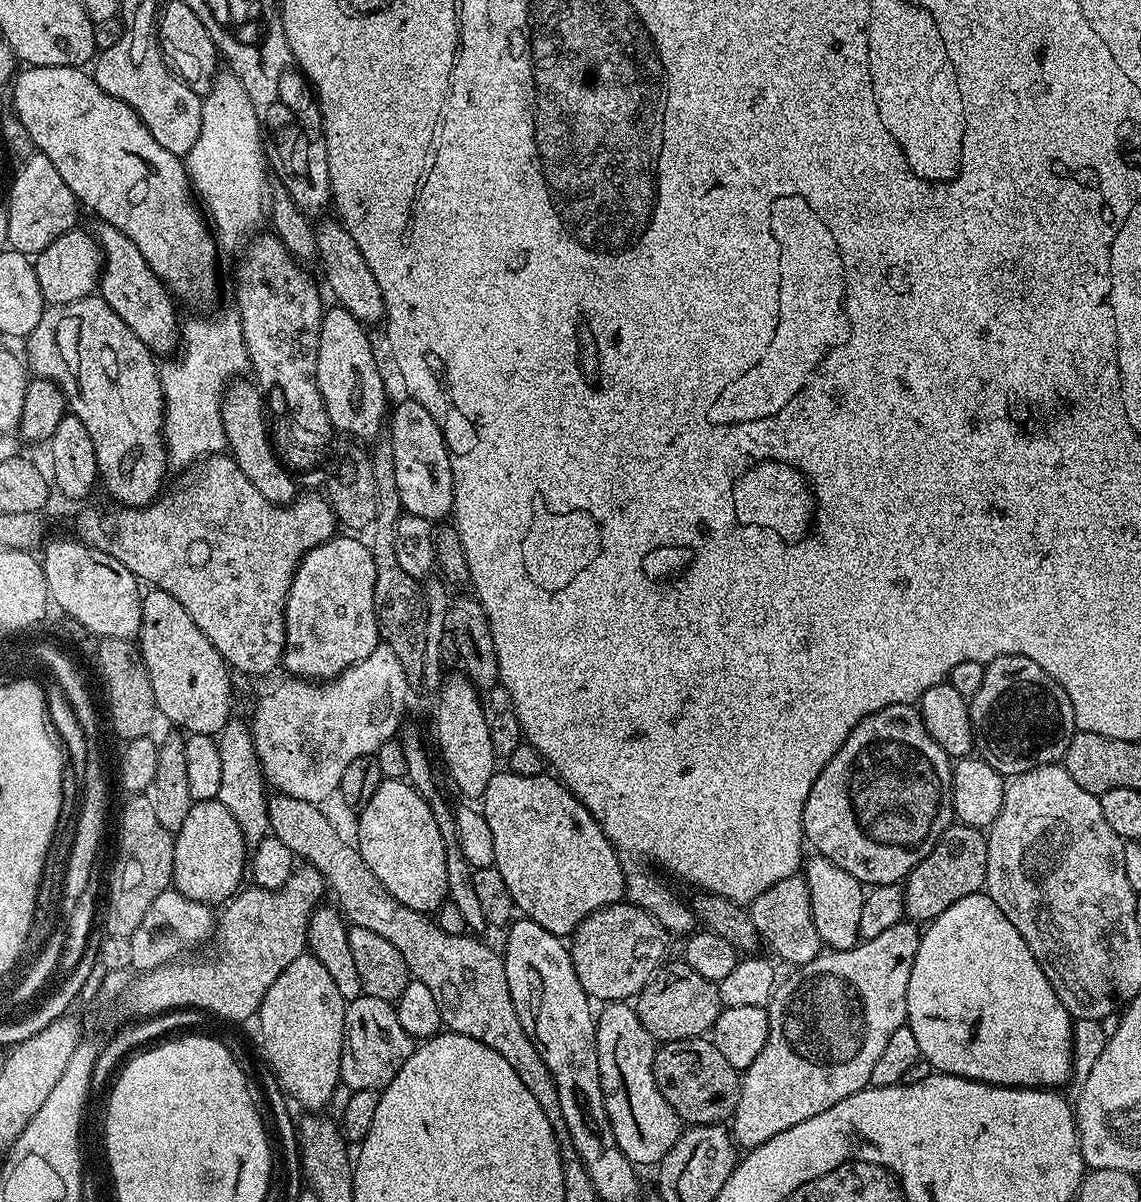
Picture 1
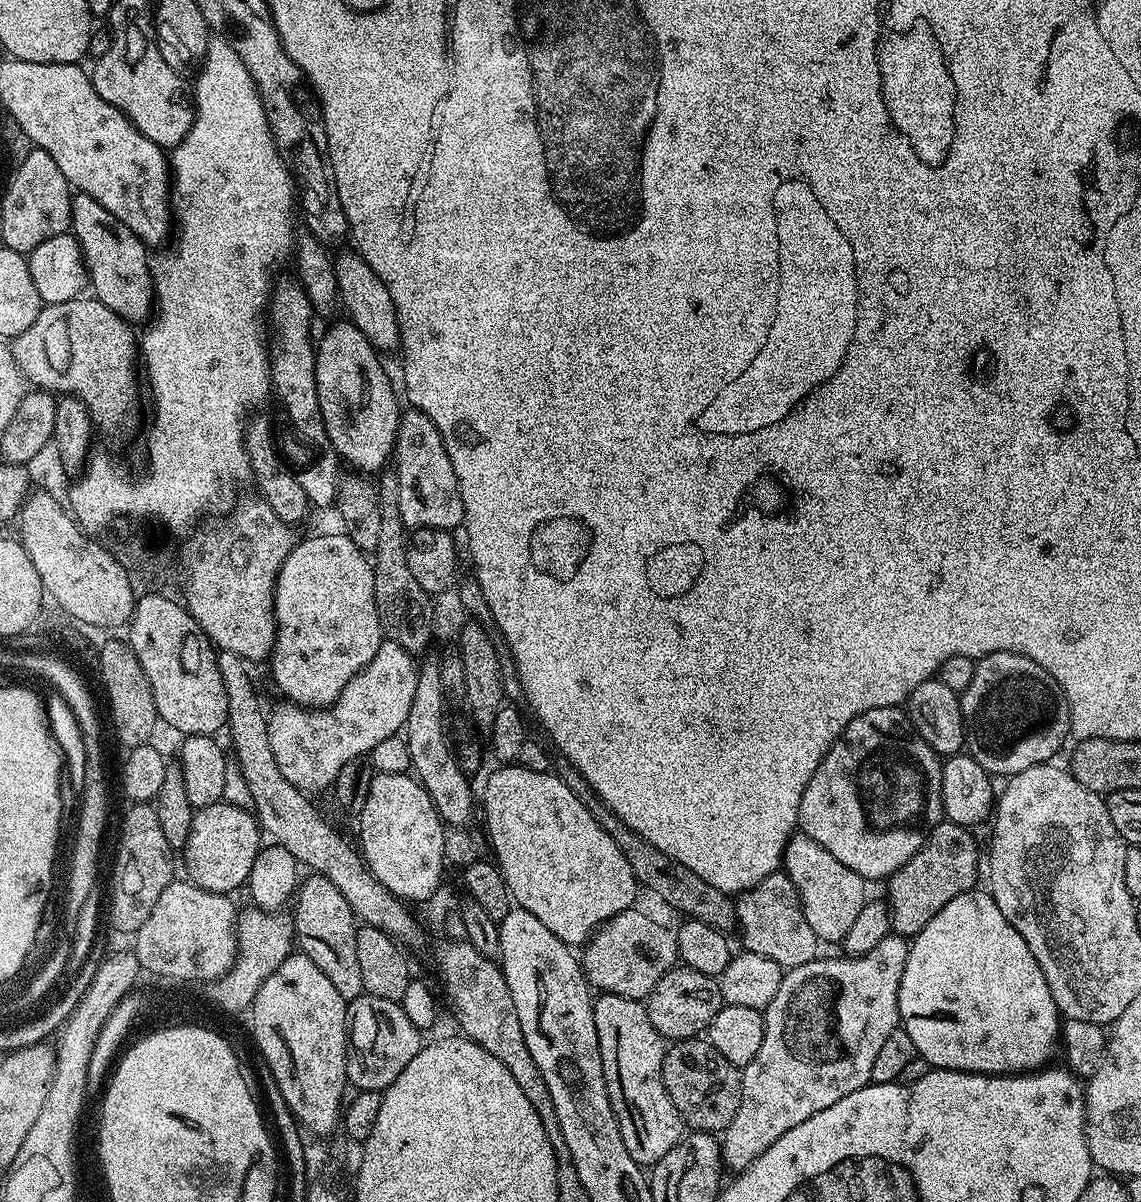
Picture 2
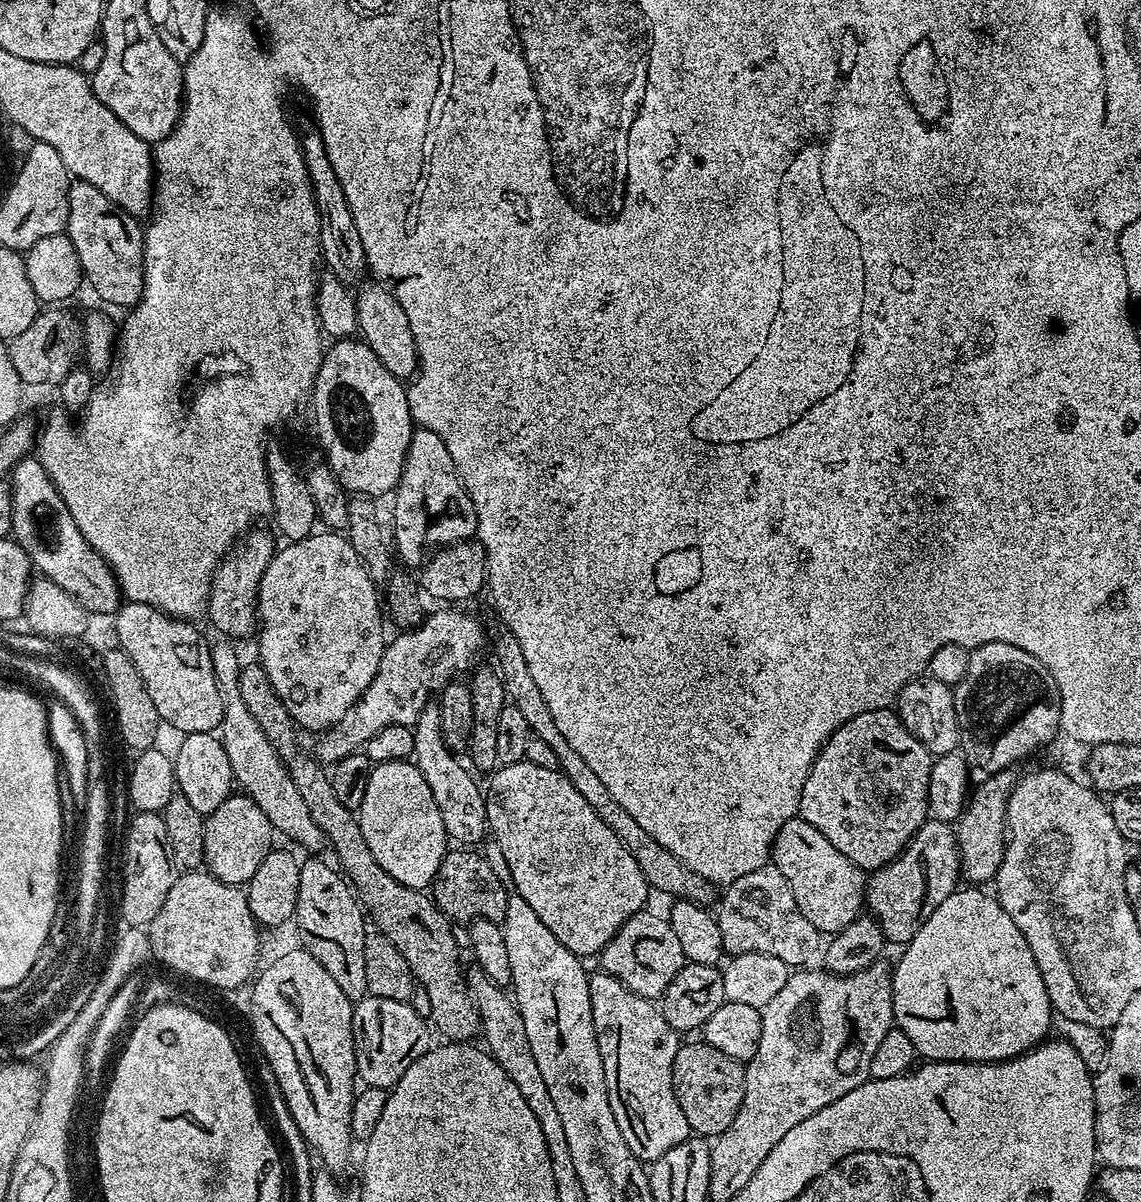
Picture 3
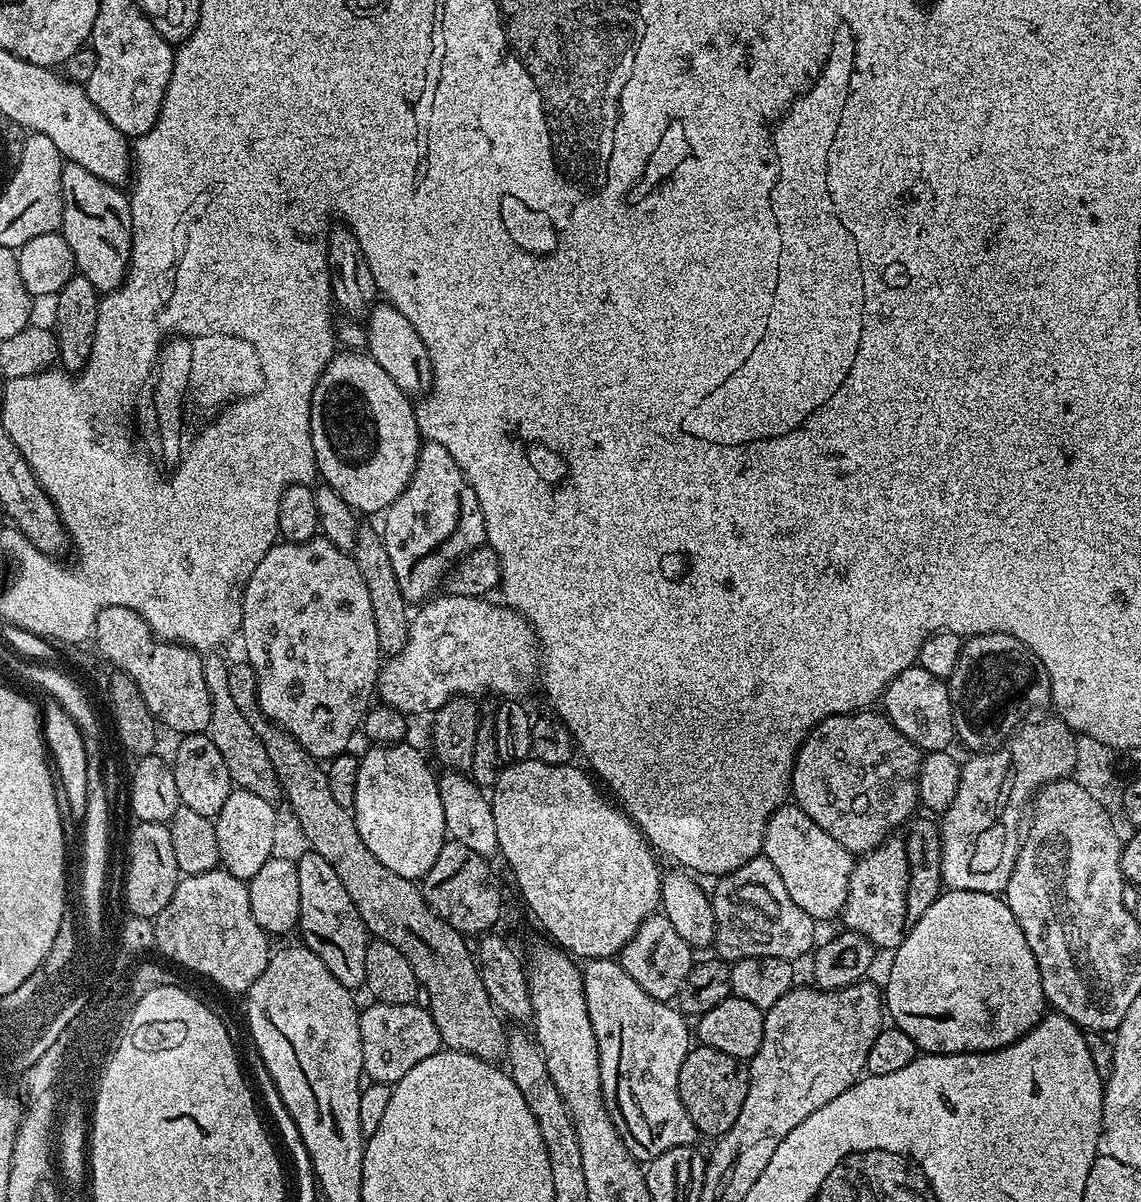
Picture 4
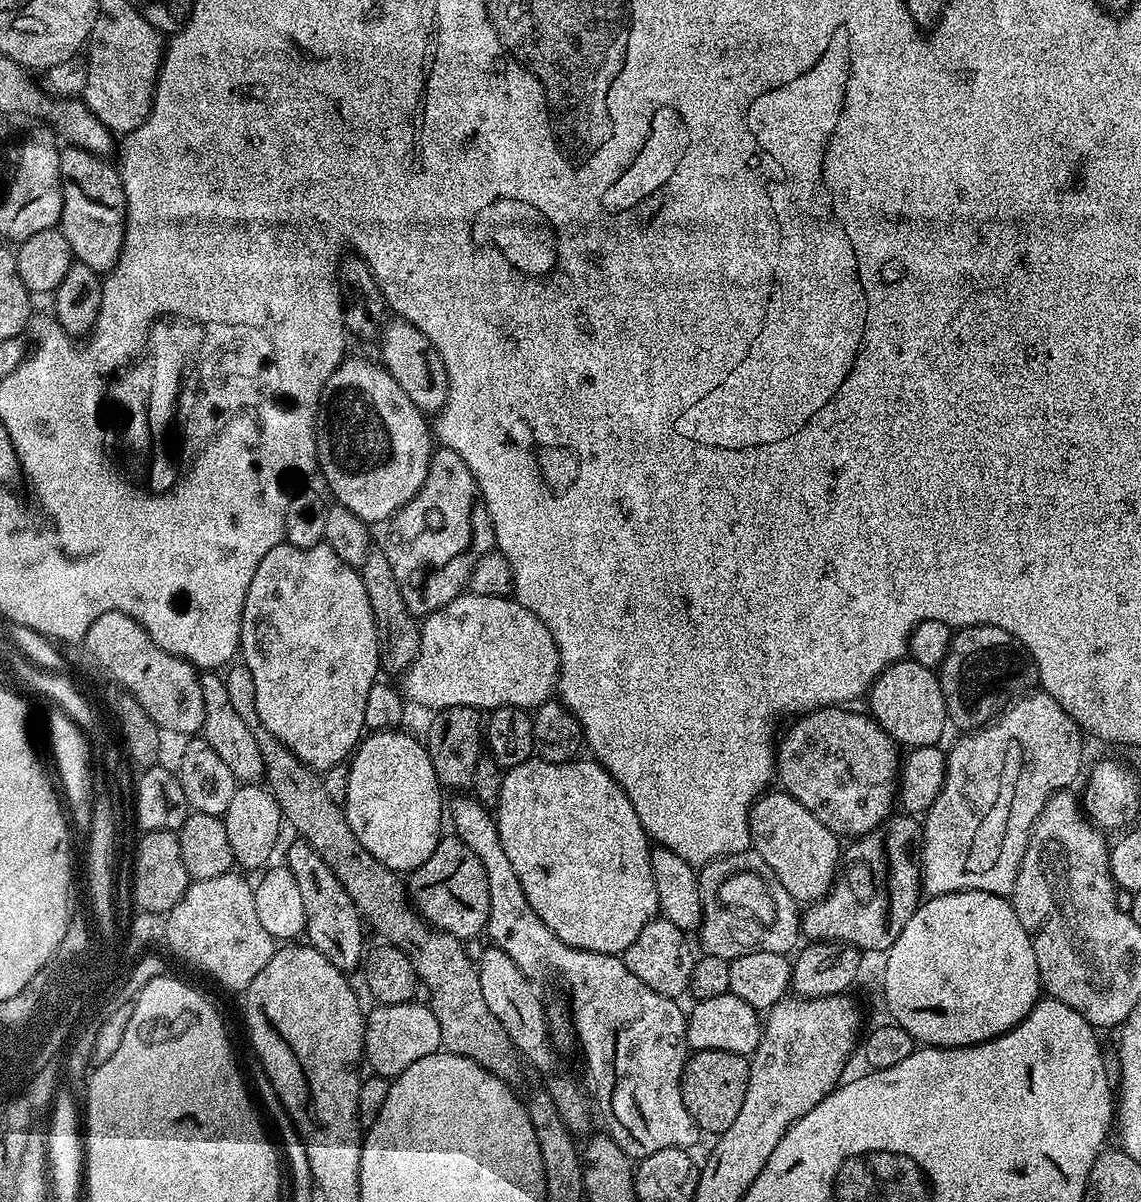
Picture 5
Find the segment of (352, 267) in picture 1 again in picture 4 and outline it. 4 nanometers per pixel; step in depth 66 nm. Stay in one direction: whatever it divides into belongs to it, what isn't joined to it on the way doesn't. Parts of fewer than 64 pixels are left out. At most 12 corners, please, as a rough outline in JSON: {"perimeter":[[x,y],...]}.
{"perimeter":[[387,302],[367,318],[366,351],[412,398],[432,391],[430,350]]}

